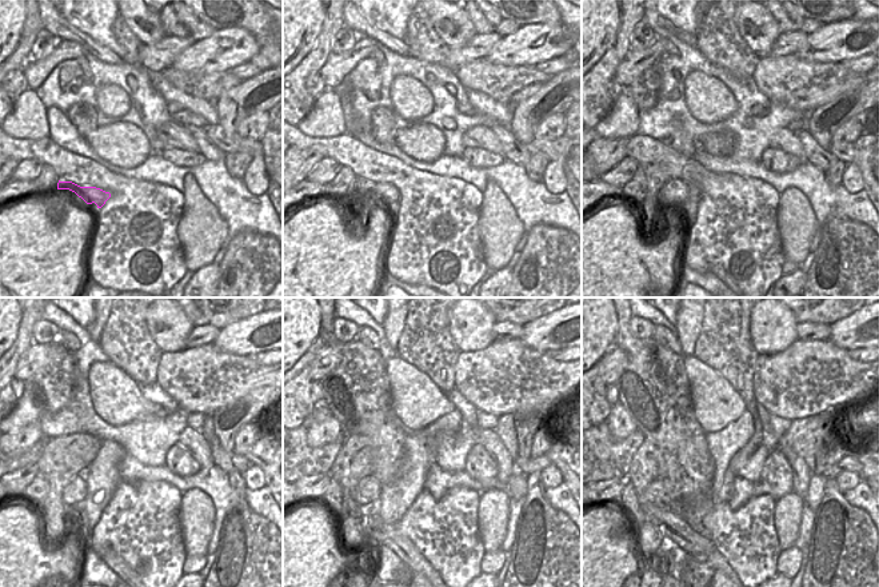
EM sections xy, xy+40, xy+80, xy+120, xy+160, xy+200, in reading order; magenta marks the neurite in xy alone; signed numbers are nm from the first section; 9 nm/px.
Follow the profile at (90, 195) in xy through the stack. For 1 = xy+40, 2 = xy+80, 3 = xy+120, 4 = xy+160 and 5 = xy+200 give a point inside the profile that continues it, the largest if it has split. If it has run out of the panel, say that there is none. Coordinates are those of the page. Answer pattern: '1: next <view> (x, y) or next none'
1: next xy+40 (376, 194)
2: next xy+80 (675, 191)
3: next xy+120 (76, 490)
4: next xy+160 (370, 484)
5: next xy+200 (651, 494)

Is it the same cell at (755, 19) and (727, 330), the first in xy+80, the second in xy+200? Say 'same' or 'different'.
different

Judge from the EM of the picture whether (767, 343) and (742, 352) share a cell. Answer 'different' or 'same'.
different

